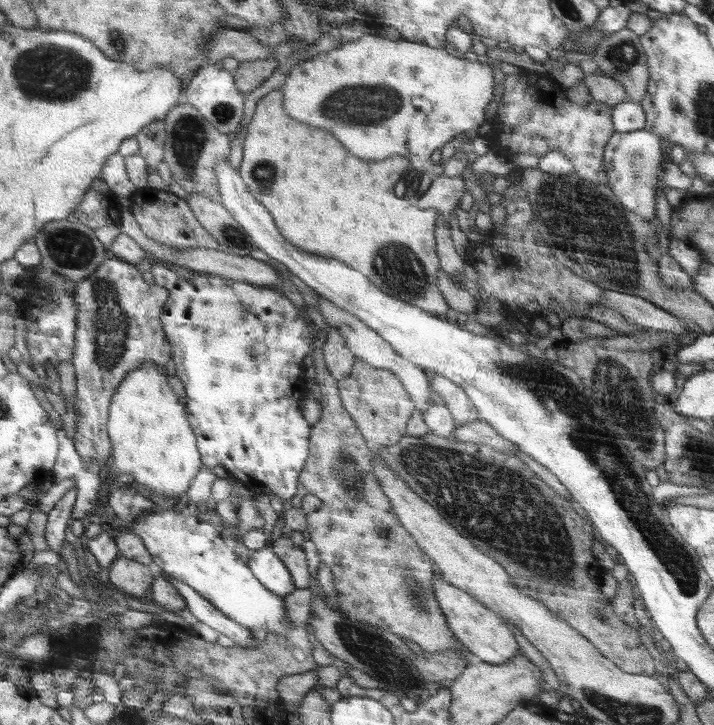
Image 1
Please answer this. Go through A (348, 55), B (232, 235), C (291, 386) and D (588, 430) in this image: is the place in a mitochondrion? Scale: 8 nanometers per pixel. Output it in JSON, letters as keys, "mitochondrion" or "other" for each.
{"A":"other","B":"mitochondrion","C":"other","D":"mitochondrion"}

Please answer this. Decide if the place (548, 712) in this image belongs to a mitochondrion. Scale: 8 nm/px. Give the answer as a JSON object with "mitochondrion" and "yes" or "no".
{"mitochondrion":"no"}

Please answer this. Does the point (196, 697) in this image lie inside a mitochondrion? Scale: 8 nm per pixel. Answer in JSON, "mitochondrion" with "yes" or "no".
{"mitochondrion":"no"}

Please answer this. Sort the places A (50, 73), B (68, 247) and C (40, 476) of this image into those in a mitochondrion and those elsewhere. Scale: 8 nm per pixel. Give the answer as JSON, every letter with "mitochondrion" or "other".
{"A":"mitochondrion","B":"mitochondrion","C":"other"}

